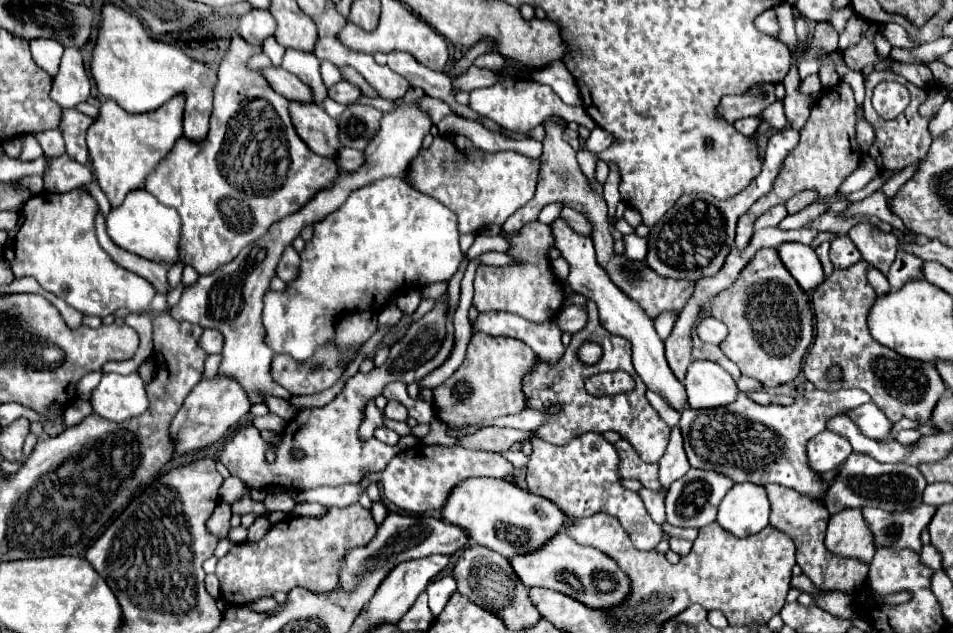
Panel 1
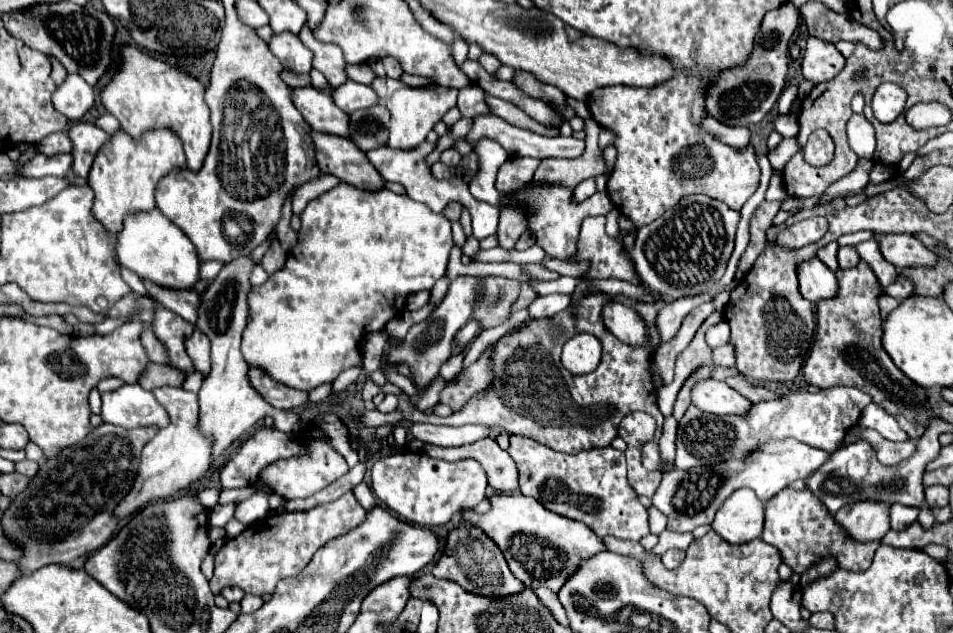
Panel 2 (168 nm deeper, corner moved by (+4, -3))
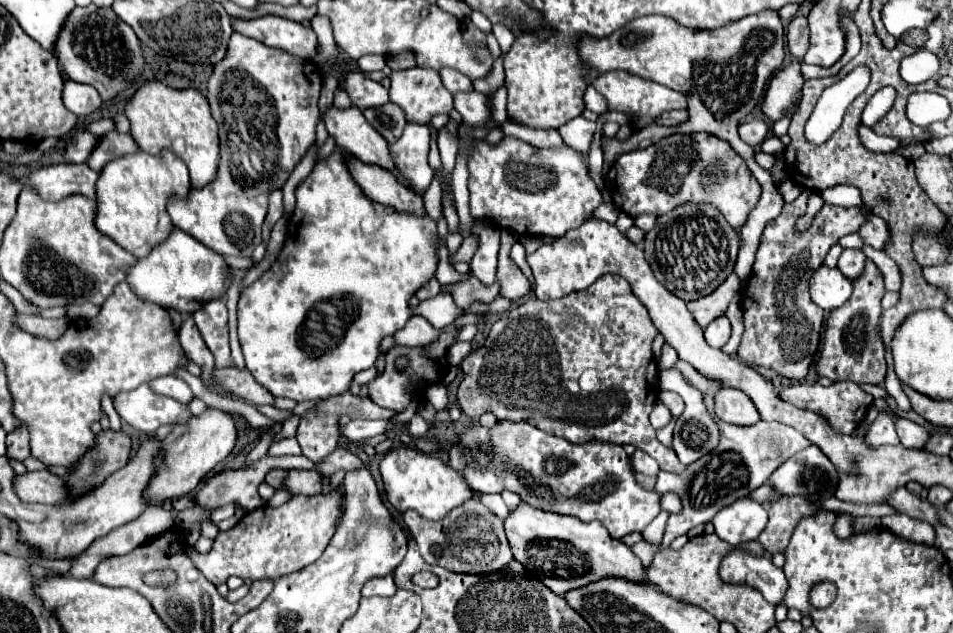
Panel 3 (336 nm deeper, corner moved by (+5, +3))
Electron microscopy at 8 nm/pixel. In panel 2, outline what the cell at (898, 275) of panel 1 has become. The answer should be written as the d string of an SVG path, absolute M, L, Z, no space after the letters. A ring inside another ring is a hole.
M899 277L893 285L889 285L885 291L887 291L887 295L891 295L891 297L895 297L895 299L905 299L907 295L911 295L911 289L913 285L907 281L907 279L903 279L903 277Z

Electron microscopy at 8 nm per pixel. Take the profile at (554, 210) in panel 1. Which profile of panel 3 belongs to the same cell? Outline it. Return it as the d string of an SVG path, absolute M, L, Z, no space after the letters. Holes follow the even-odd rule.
M576 117L570 123L566 123L564 127L560 127L558 131L560 131L564 143L568 143L570 147L574 147L578 153L584 155L584 161L588 165L588 147L594 137L596 123L584 119L584 117Z

